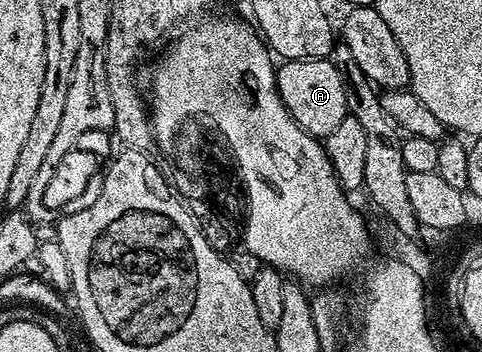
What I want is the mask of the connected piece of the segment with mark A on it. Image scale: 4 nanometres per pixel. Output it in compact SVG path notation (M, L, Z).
M329 58L292 59L283 62L277 68L276 74L278 76L278 92L288 109L288 113L309 135L324 137L328 133L332 133L332 129L336 129L336 125L340 125L340 121L344 121L344 117L348 114L346 109L346 81L342 77L337 62L331 61Z

